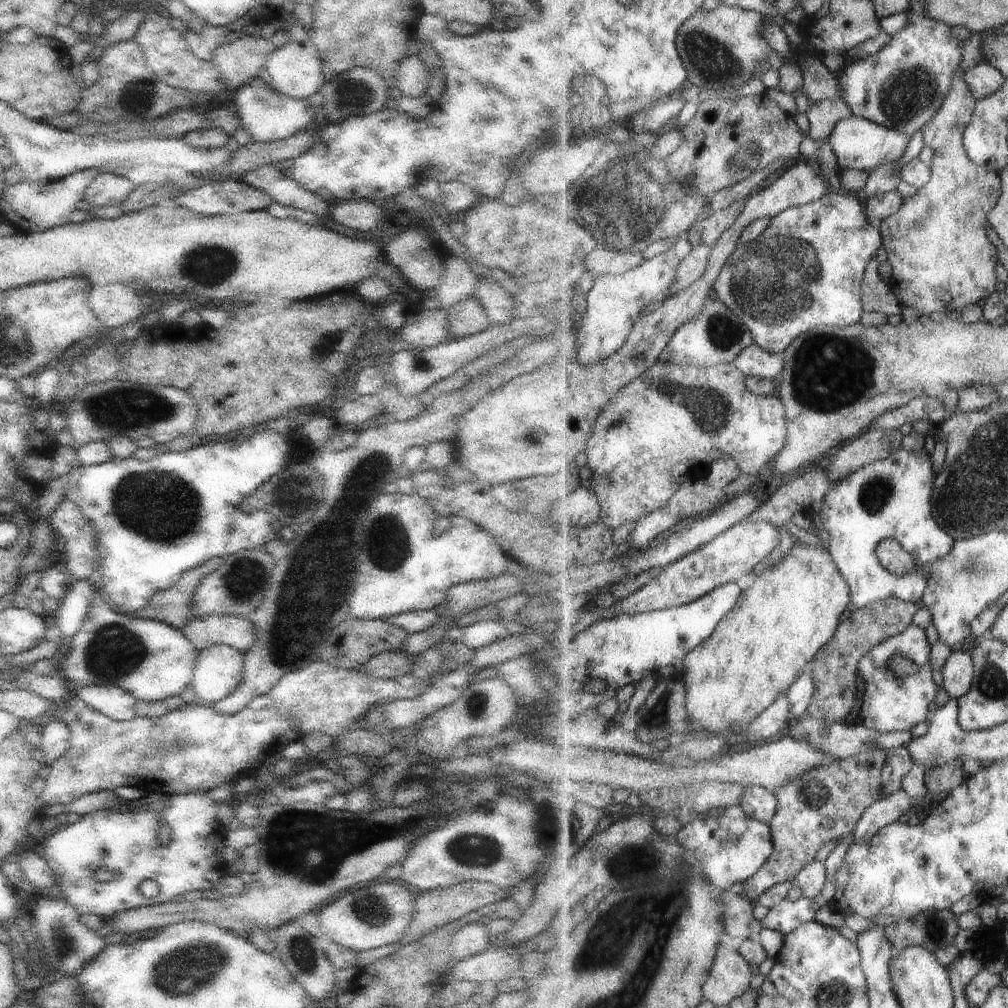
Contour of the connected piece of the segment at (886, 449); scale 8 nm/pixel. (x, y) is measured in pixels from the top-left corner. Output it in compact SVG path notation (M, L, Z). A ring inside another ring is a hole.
M870 428L837 450L827 466L829 478L838 482L871 462L887 459L902 448L901 440L899 430Z

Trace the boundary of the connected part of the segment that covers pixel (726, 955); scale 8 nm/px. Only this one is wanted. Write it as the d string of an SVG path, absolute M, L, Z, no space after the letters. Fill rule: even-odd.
M722 941L717 946L716 962L705 982L704 1000L716 1007L727 1006L748 993L753 980L753 968L738 950L727 948Z

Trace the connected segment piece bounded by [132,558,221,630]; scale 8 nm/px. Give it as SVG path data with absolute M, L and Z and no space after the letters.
M211 558L201 566L185 572L173 586L169 586L169 589L155 592L146 601L145 606L132 616L165 622L168 626L181 630L189 618L189 612L193 606L193 594L197 586L213 573L219 564L221 564L221 558Z

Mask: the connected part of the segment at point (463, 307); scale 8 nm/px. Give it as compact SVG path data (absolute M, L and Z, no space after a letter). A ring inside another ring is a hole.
M473 295L463 302L457 302L446 314L450 335L454 339L478 334L491 325L483 308Z

